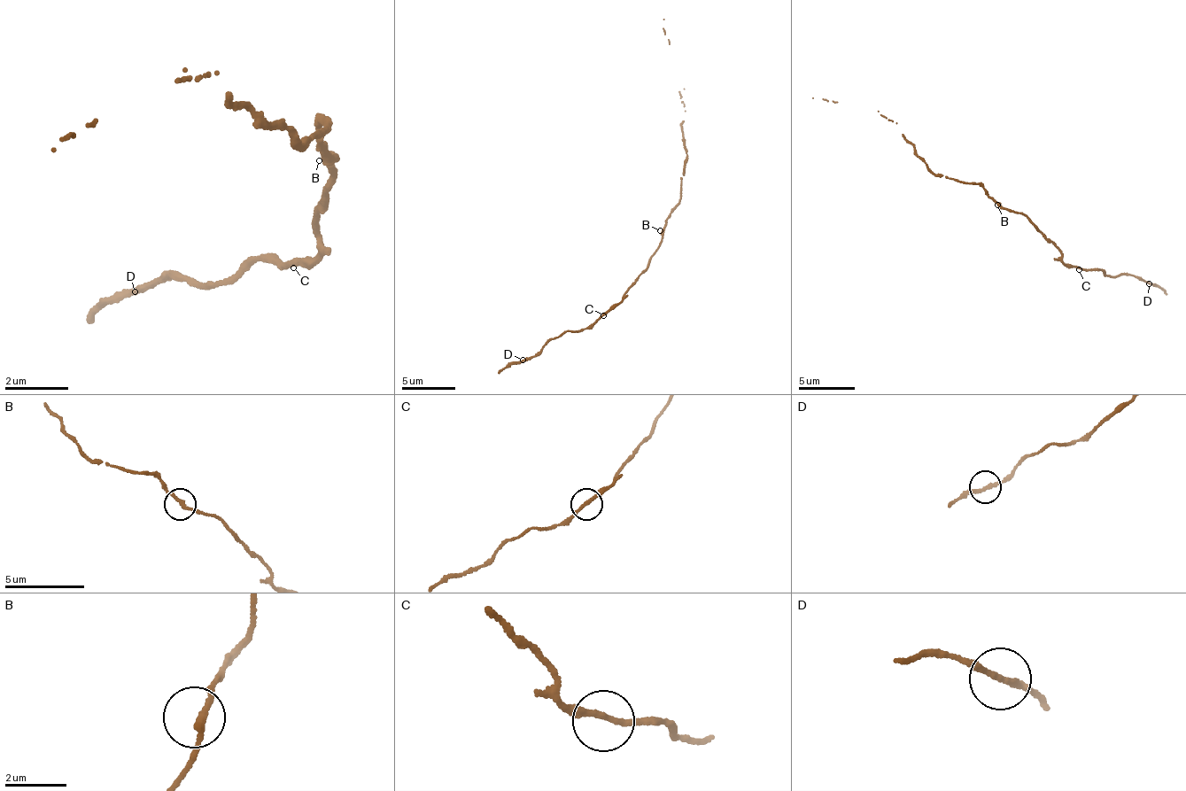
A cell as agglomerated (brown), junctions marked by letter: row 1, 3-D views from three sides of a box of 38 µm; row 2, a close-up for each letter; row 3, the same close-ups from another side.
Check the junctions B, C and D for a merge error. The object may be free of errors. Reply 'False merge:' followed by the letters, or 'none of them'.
False merge: none of them

